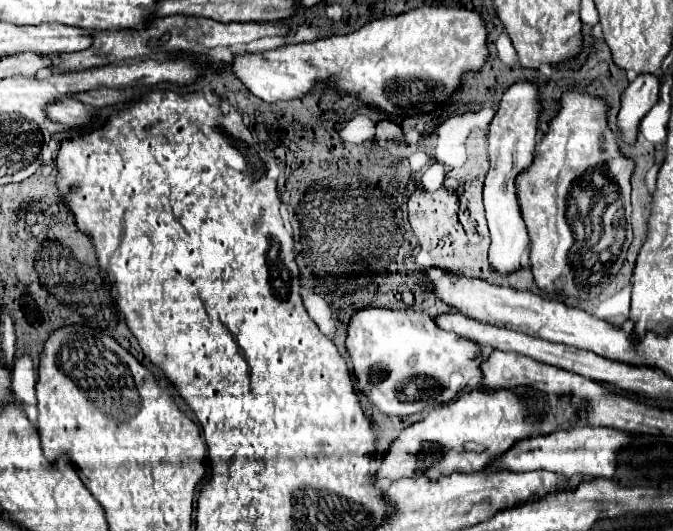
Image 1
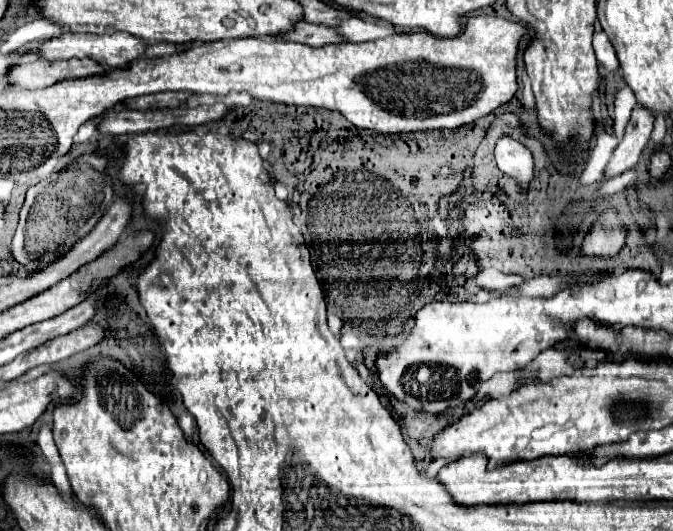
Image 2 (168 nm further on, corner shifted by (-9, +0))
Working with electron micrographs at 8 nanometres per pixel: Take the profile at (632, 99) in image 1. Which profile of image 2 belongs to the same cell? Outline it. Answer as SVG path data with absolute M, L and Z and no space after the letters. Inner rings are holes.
M639 107L631 113L631 119L625 129L625 137L621 139L621 143L617 145L617 149L613 151L613 155L605 167L605 179L613 179L621 173L635 169L643 147L651 139L653 121L655 121L655 115L651 111L647 111L645 107Z

